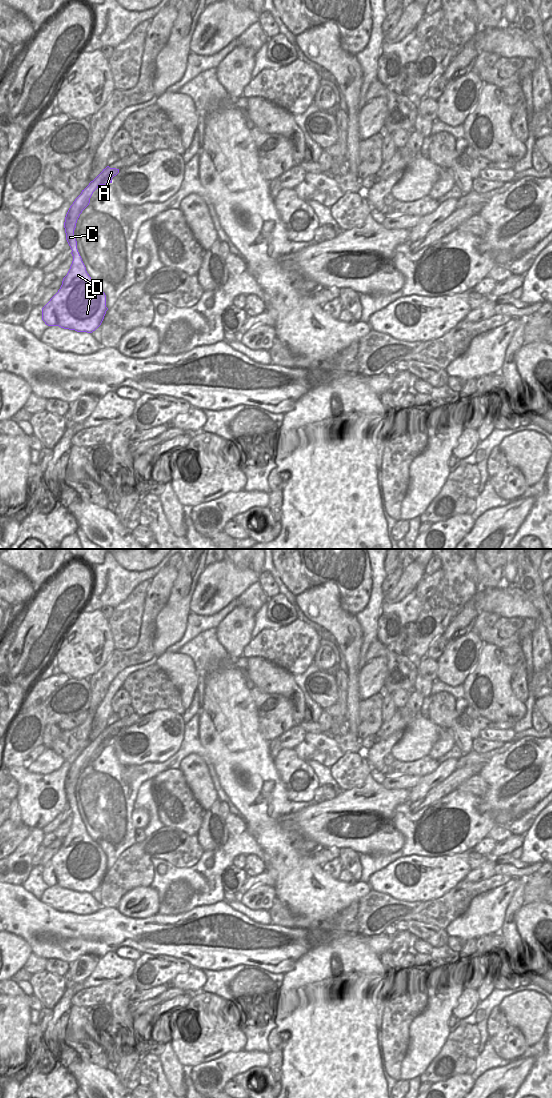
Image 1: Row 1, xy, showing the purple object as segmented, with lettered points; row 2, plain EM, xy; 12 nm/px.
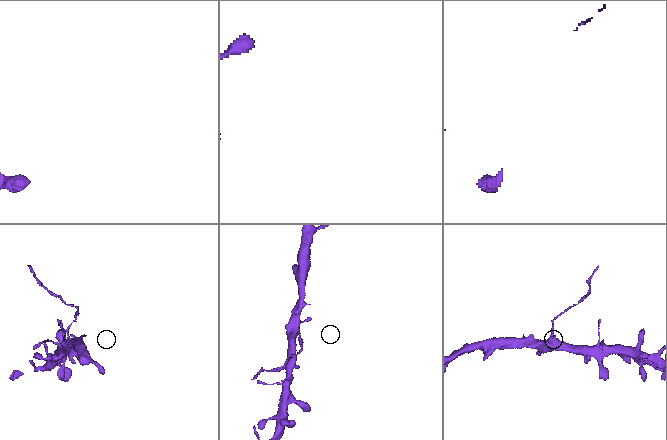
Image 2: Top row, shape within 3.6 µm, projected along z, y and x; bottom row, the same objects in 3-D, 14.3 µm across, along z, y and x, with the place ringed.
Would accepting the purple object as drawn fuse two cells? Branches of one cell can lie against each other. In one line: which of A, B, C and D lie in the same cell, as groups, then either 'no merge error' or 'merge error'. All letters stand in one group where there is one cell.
groups A / B C D; merge error

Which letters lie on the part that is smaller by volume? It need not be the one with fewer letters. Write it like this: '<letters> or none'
A

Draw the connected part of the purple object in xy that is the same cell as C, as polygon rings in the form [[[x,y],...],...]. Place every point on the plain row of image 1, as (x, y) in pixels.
[[[100,733],[82,750],[66,774],[64,788],[73,821],[60,849],[42,868],[42,880],[48,886],[92,893],[101,885],[108,870],[106,855],[87,833],[74,795],[80,774],[89,765],[93,752],[104,743]]]

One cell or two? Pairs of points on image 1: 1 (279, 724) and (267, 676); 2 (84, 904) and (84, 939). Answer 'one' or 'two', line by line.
1: two
2: two

